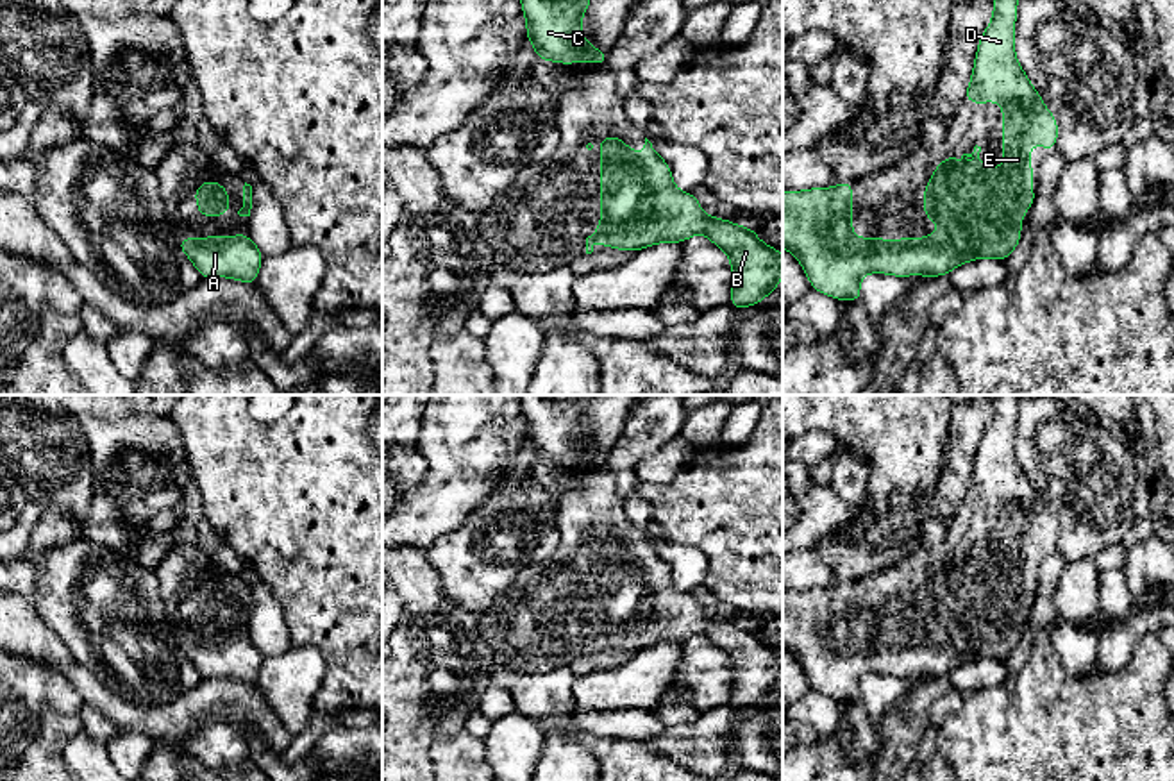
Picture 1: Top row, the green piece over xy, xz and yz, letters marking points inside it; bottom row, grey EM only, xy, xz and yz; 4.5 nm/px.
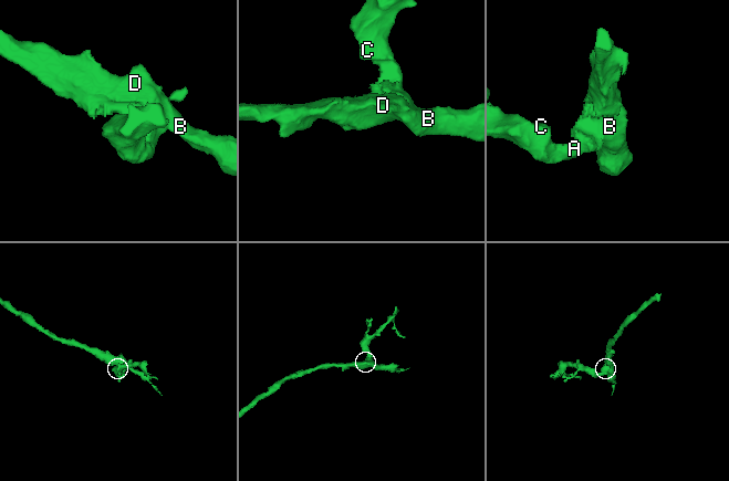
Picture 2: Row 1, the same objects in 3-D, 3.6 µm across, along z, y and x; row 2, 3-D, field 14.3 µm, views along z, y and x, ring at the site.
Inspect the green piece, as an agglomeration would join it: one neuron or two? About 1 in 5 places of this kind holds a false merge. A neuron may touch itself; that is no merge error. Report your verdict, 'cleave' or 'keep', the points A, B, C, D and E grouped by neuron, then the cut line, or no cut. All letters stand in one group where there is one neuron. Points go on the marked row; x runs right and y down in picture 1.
keep | A B C D E | no cut

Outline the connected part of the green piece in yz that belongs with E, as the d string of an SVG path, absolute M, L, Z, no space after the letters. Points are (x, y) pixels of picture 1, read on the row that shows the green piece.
M994 0L994 14L985 29L974 70L965 91L965 100L979 105L983 102L1002 104L1002 152L1004 166L988 168L979 159L981 147L963 154L960 161L947 157L933 170L924 188L926 207L920 214L933 223L943 223L943 231L933 231L929 238L897 238L893 245L886 238L852 236L852 181L833 188L811 188L804 191L783 191L783 248L790 250L809 279L811 290L840 300L861 300L860 281L867 273L886 273L895 277L949 275L956 266L992 257L1006 261L1022 239L1024 211L1035 204L1031 182L1038 179L1031 172L1029 148L1044 145L1054 152L1058 122L1045 107L1026 71L1017 63L1015 20L1019 0Z

